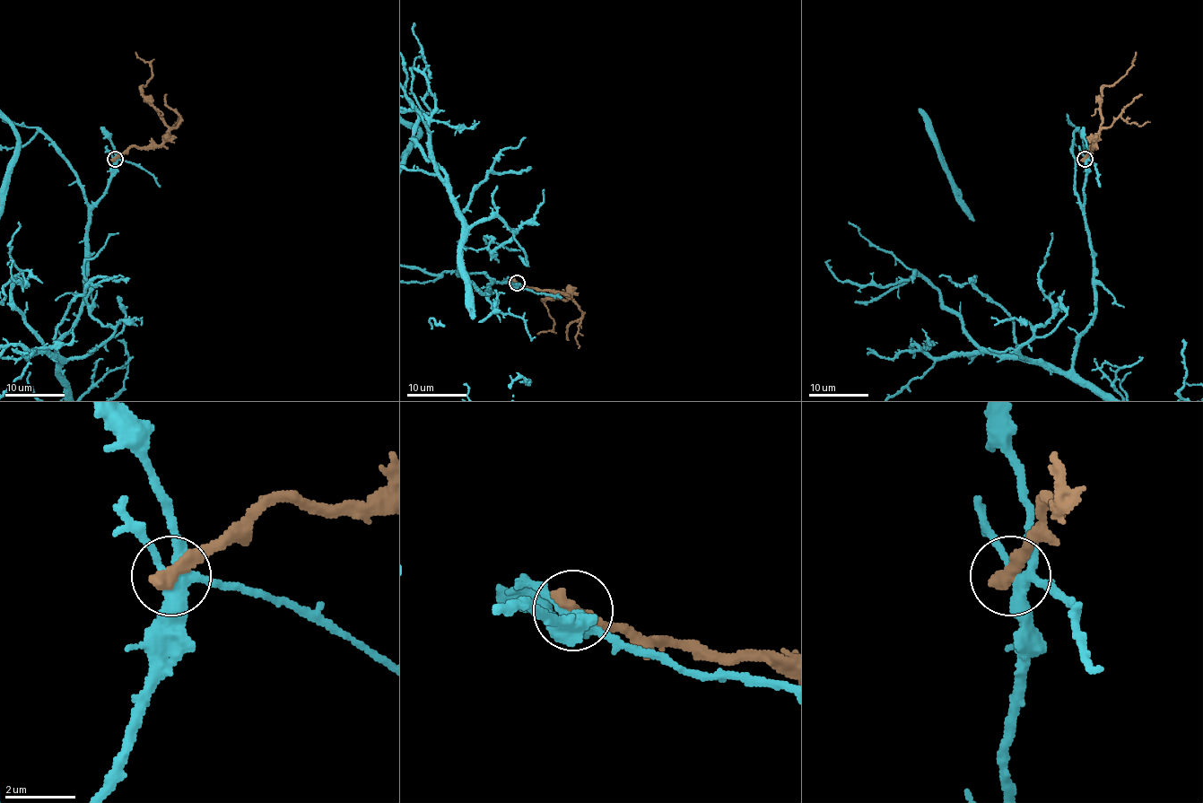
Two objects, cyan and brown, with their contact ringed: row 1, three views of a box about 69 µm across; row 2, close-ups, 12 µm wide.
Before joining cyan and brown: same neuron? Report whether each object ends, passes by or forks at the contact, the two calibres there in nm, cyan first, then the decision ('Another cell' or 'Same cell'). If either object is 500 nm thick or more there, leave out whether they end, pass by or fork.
At the ring cyan forks. At the ring brown ends. Thickness 340 nm (cyan) against 440 nm. Another cell

